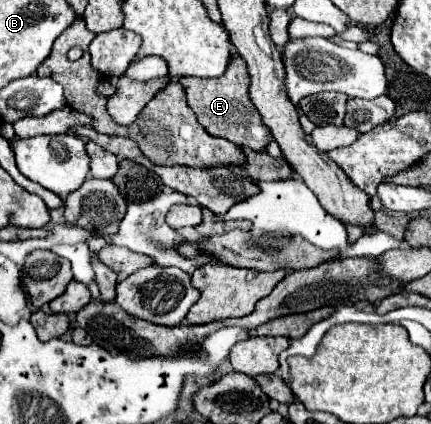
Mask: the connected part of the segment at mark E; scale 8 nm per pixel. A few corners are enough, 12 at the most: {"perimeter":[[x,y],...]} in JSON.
{"perimeter":[[246,62],[220,78],[184,76],[208,134],[262,152],[270,130],[250,100]]}

